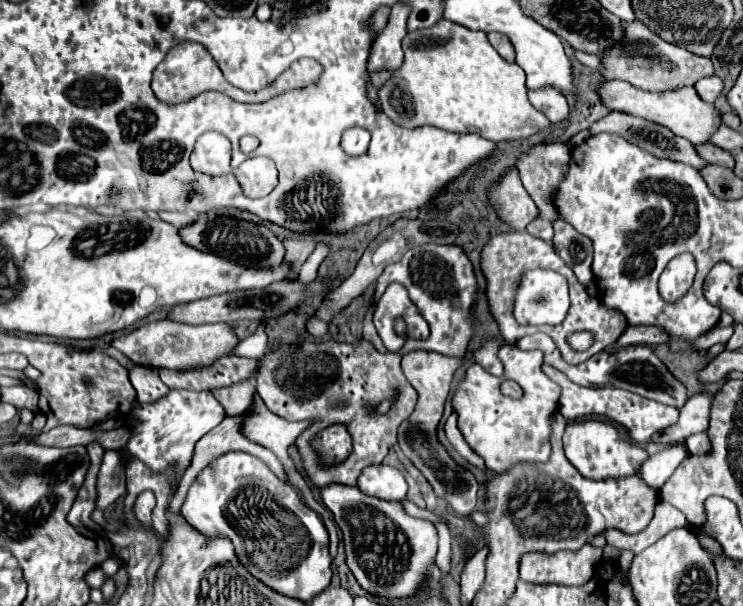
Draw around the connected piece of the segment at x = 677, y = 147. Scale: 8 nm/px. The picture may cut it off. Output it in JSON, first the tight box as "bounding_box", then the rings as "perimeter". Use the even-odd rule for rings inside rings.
{"bounding_box":[601,111,707,169],"perimeter":[[[611,111],[607,117],[601,119],[601,133],[617,133],[619,137],[623,137],[625,141],[645,149],[647,153],[659,157],[659,159],[669,159],[669,161],[679,161],[679,163],[687,163],[691,167],[697,167],[697,169],[703,169],[707,165],[707,161],[703,157],[699,157],[695,145],[691,141],[685,141],[683,137],[677,137],[673,135],[667,127],[663,125],[657,125],[657,123],[651,123],[647,119],[641,119],[641,117],[633,117],[633,115],[627,115],[623,111]]]}

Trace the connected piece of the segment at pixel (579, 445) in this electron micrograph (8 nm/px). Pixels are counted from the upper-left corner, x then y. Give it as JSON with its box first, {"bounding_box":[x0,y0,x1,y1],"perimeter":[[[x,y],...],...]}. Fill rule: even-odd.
{"bounding_box":[563,419,649,481],"perimeter":[[[579,419],[579,421],[567,423],[563,433],[563,445],[565,445],[565,457],[569,459],[569,463],[583,477],[595,479],[595,481],[607,479],[607,477],[637,475],[637,469],[649,457],[641,447],[621,437],[621,429],[617,425],[601,419]]]}

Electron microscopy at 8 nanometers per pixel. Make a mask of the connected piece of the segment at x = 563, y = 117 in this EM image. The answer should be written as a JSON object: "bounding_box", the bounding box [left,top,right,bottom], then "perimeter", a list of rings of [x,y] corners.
{"bounding_box":[529,89,569,123],"perimeter":[[[555,89],[529,91],[529,101],[533,101],[533,105],[537,109],[541,109],[541,113],[545,113],[551,123],[563,123],[563,121],[567,121],[569,103],[567,103],[565,95],[557,93]]]}

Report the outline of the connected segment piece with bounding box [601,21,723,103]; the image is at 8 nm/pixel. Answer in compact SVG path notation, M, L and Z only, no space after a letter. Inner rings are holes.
M641 21L627 23L625 43L617 49L605 51L601 55L601 59L603 59L601 73L607 79L621 79L621 81L639 85L641 89L647 89L647 91L671 91L671 89L691 87L697 83L695 85L697 93L701 93L701 97L705 97L705 101L711 101L711 103L723 91L723 81L717 75L713 75L711 59L699 57L695 53L689 53L681 47L675 47L675 45L663 41L659 35L649 31ZM703 77L707 77L707 79L703 79Z

